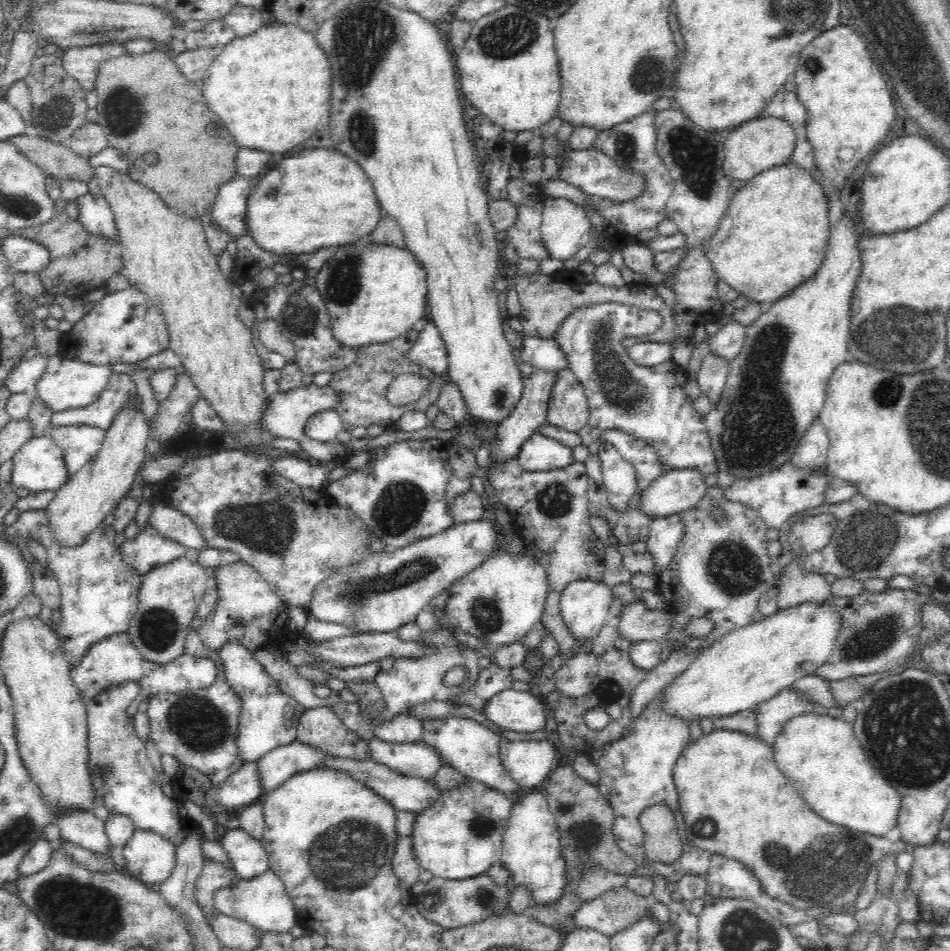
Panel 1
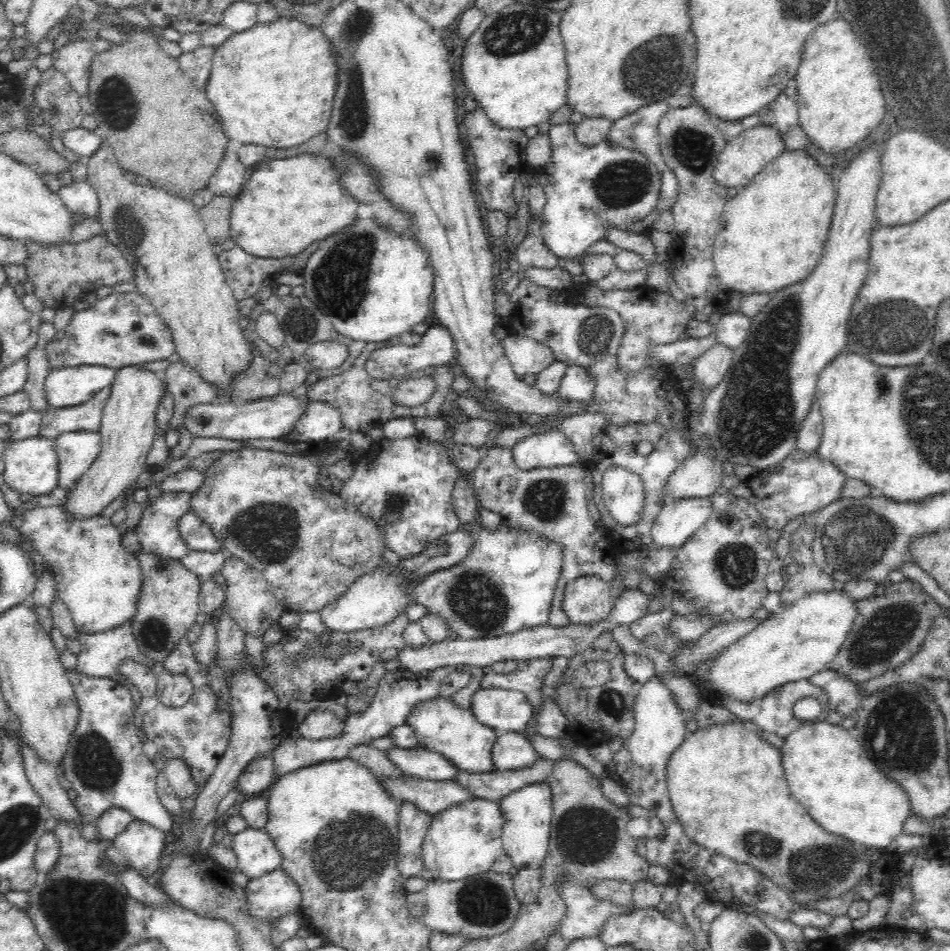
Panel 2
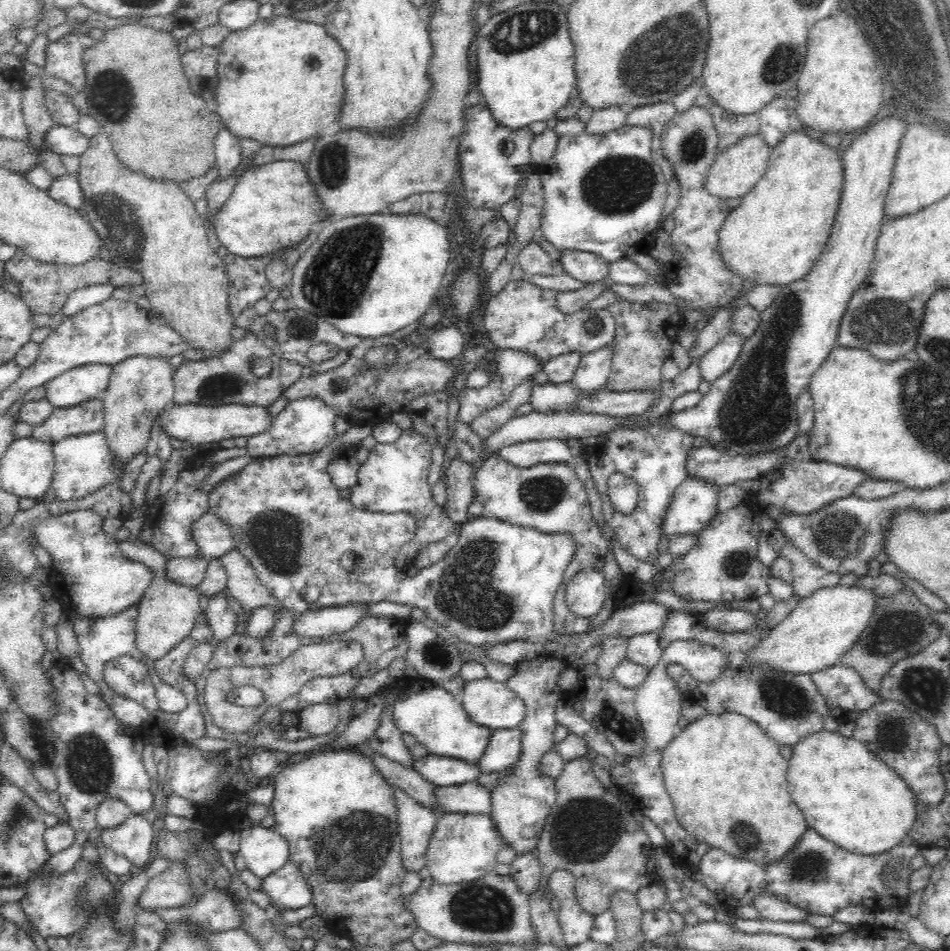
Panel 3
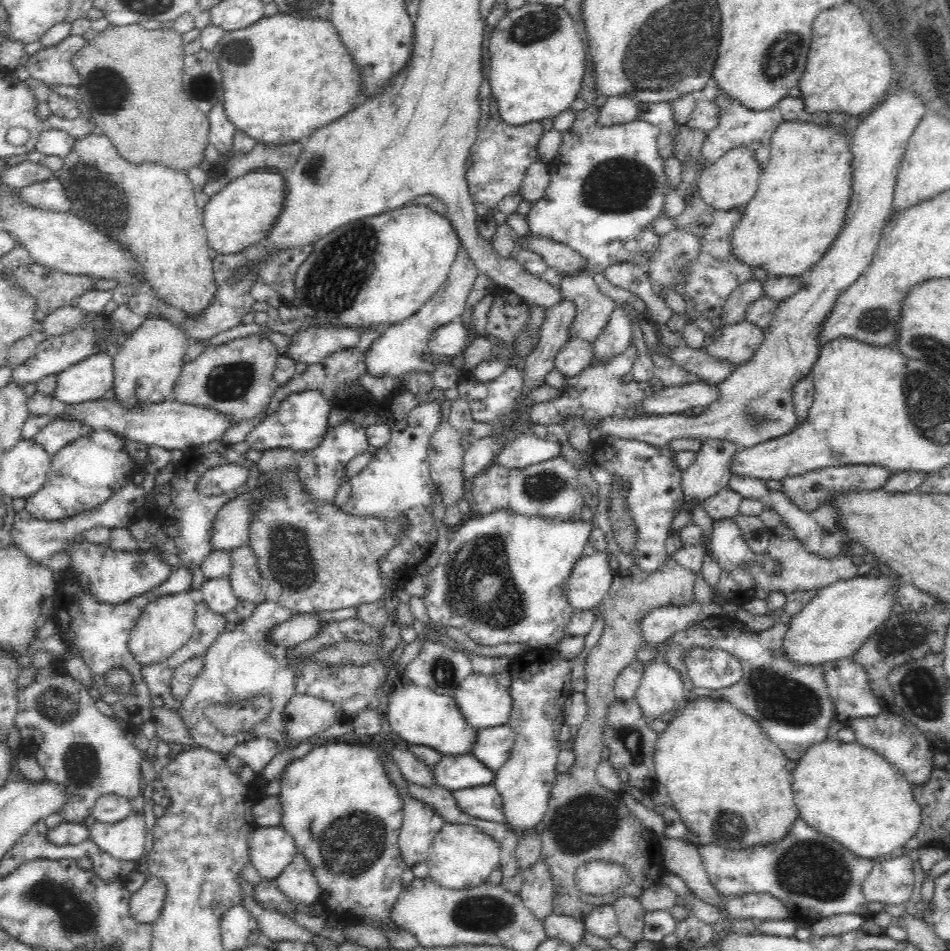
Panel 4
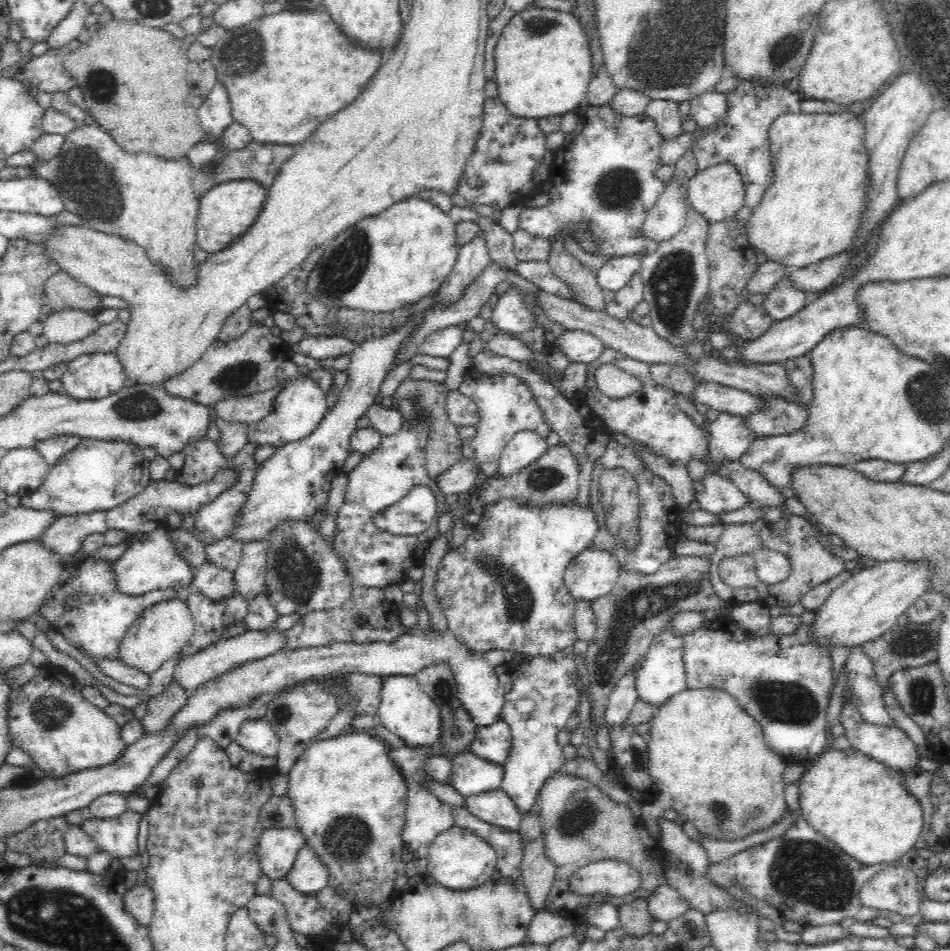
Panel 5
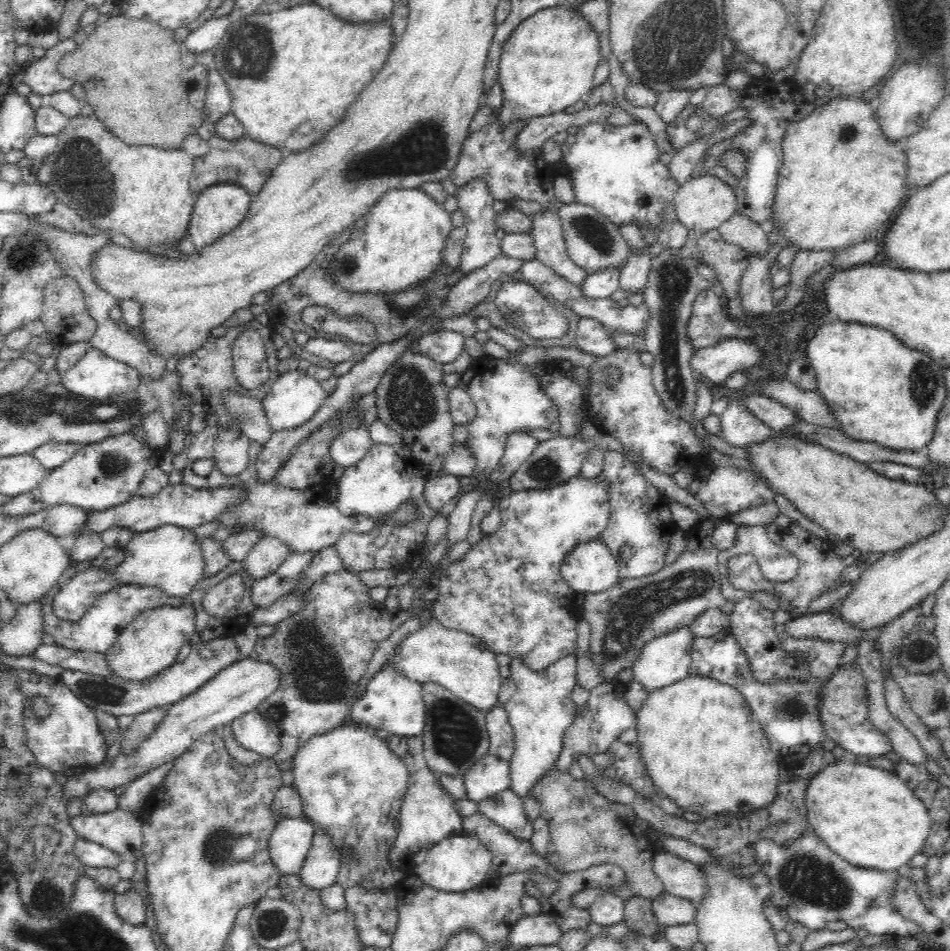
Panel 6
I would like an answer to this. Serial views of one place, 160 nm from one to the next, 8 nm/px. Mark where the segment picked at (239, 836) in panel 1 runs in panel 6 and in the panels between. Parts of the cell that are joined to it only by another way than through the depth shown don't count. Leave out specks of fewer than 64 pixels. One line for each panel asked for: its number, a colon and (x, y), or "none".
2: (256, 854)
3: (265, 851)
4: (271, 848)
5: (277, 847)
6: (290, 842)

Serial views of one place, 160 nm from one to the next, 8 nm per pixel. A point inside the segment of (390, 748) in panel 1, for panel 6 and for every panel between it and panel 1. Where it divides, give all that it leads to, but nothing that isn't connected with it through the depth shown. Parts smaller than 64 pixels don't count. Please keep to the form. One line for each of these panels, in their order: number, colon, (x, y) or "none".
2: (420, 763)
3: (440, 771)
4: (456, 772)
5: (472, 775)
6: (491, 776)

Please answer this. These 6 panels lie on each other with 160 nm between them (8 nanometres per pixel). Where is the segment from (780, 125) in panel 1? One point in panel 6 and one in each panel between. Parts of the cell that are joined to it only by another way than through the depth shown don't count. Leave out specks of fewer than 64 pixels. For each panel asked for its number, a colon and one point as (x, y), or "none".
2: (743, 157)
3: (735, 171)
4: (731, 181)
5: (716, 193)
6: (703, 203)

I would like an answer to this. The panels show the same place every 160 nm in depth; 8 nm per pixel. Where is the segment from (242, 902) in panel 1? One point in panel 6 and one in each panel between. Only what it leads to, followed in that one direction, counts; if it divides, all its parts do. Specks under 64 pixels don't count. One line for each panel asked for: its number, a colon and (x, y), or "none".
2: (271, 896)
3: (287, 887)
4: (297, 881)
5: (308, 875)
6: (323, 862)

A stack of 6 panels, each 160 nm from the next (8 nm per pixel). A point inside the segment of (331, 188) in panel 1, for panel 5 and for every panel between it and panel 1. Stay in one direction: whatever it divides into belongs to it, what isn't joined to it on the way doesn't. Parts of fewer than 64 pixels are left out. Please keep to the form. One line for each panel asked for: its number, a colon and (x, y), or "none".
2: (286, 204)
3: (272, 206)
4: (241, 214)
5: (227, 210)

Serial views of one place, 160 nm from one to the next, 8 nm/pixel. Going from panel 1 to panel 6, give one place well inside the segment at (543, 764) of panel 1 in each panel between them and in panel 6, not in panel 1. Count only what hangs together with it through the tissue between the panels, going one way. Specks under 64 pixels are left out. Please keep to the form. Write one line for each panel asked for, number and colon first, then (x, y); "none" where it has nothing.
2: (511, 751)
3: (504, 747)
4: (493, 746)
5: (493, 743)
6: (502, 736)

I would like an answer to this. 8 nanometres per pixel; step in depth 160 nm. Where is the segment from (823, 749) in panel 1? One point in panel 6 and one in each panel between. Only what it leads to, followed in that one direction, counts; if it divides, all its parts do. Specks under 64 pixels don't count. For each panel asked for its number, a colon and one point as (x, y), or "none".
2: (827, 770)
3: (846, 794)
4: (846, 791)
5: (865, 808)
6: (868, 816)

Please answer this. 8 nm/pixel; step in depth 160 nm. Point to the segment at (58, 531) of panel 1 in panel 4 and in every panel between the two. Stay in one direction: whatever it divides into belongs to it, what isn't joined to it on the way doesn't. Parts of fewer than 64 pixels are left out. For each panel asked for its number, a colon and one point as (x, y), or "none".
2: (128, 426)
3: (140, 387)
4: (146, 365)

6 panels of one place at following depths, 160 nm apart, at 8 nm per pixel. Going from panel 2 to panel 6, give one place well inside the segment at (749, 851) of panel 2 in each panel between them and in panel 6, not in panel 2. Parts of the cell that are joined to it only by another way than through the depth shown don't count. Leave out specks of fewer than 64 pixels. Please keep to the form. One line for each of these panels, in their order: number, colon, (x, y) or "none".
3: (727, 780)
4: (727, 780)
5: (707, 756)
6: (702, 747)

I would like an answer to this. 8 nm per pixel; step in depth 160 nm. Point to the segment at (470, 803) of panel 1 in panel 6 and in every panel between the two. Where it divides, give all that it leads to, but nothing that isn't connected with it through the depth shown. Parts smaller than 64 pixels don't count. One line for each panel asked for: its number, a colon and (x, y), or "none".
2: (465, 840)
3: (464, 847)
4: (460, 857)
5: (457, 859)
6: (457, 863)

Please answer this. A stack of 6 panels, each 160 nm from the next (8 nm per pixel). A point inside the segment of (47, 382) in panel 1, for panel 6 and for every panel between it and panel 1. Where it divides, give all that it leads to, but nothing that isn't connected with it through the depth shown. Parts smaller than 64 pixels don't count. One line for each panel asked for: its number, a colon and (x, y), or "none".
2: (65, 387)
3: (88, 381)
4: (90, 379)
5: (92, 376)
6: (95, 376)

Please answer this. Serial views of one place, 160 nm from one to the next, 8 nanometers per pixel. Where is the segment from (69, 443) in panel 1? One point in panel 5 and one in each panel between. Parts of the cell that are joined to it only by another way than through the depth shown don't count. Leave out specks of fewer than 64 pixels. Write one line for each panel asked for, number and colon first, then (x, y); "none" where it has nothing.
2: (76, 450)
3: (83, 463)
4: (85, 473)
5: (98, 474)

